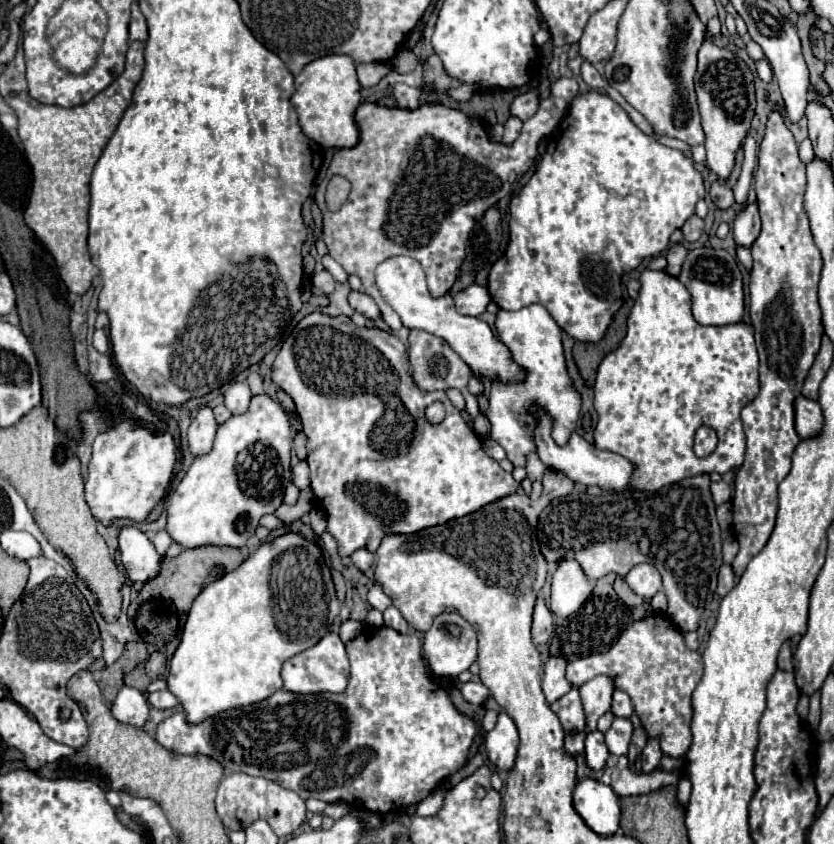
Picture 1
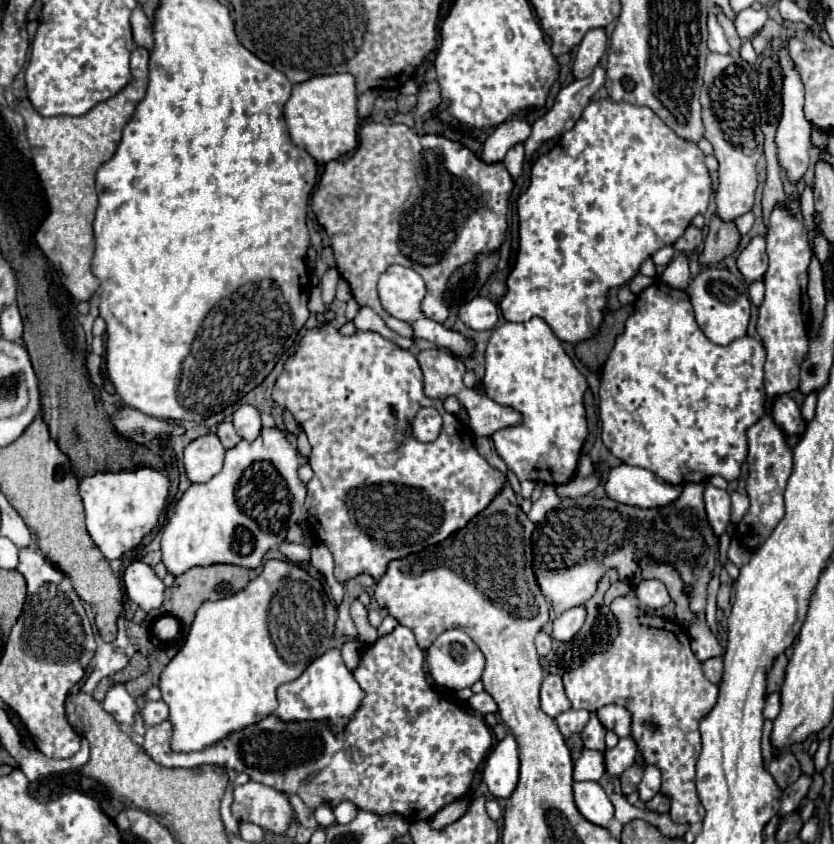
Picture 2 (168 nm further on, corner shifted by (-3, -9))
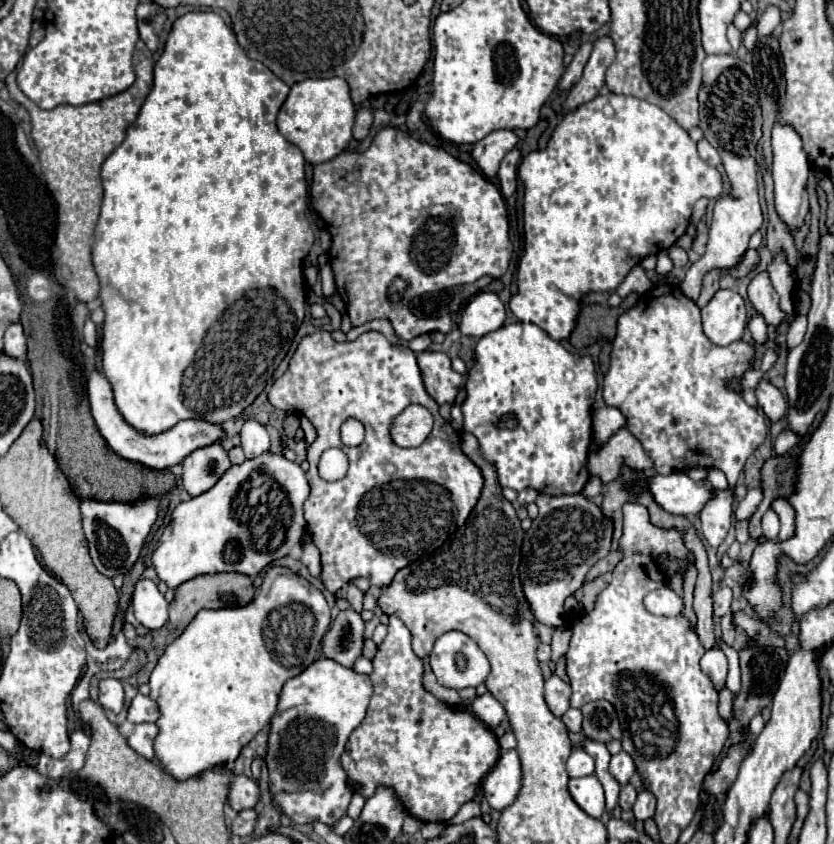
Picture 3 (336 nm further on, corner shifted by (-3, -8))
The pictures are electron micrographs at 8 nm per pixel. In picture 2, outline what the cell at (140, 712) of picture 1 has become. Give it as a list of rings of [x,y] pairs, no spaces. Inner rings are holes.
[[[116,684],[110,688],[102,706],[106,712],[110,712],[116,718],[118,724],[134,726],[134,716],[138,712],[138,706],[136,706],[136,700],[124,690],[122,684]]]

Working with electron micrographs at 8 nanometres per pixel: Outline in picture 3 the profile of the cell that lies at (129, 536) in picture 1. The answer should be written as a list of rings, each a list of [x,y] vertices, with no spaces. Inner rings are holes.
[[[140,579],[132,595],[132,611],[138,623],[156,631],[168,621],[168,603],[158,591],[158,585],[150,579]]]

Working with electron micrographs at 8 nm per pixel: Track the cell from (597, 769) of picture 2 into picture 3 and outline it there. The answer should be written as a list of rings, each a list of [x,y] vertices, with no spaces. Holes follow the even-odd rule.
[[[574,749],[568,757],[566,771],[570,777],[592,775],[592,757],[588,757],[588,753],[584,753],[584,749]]]

